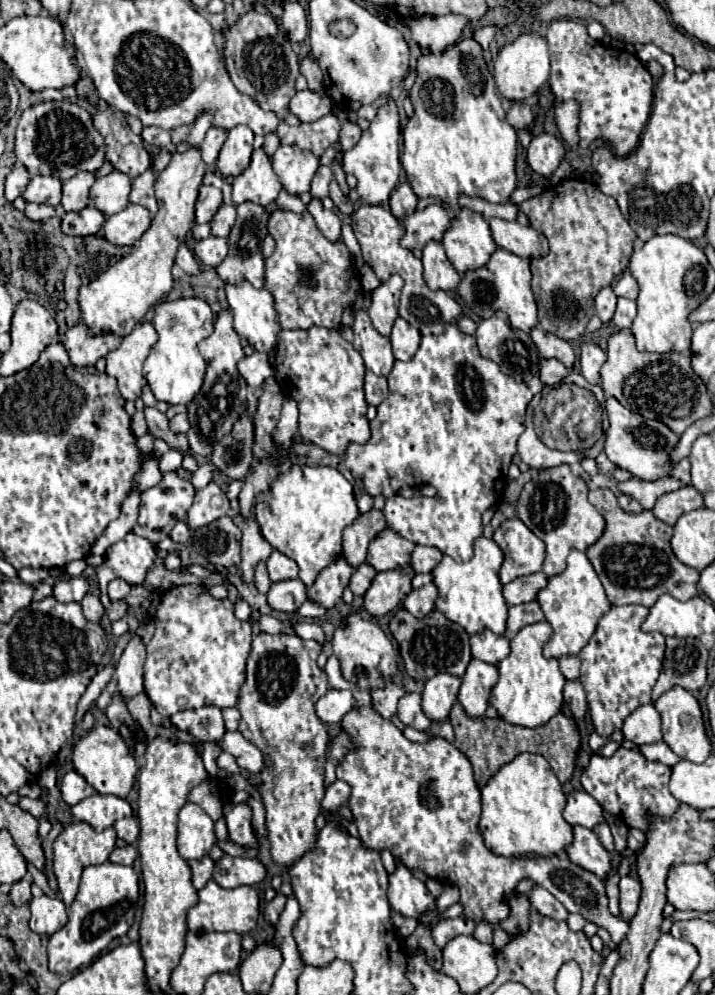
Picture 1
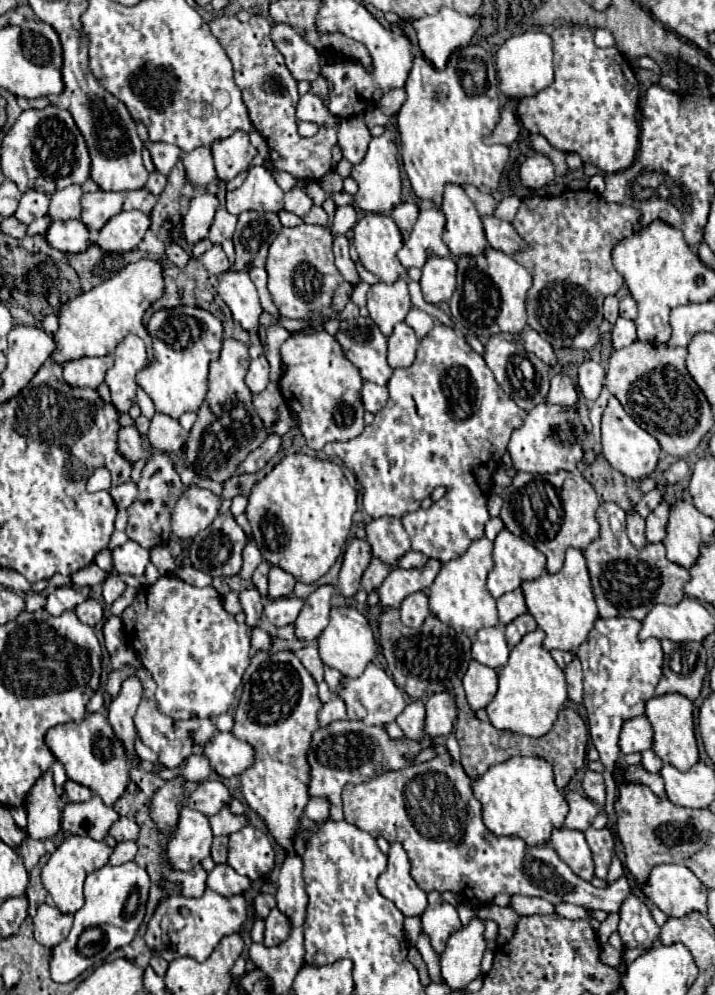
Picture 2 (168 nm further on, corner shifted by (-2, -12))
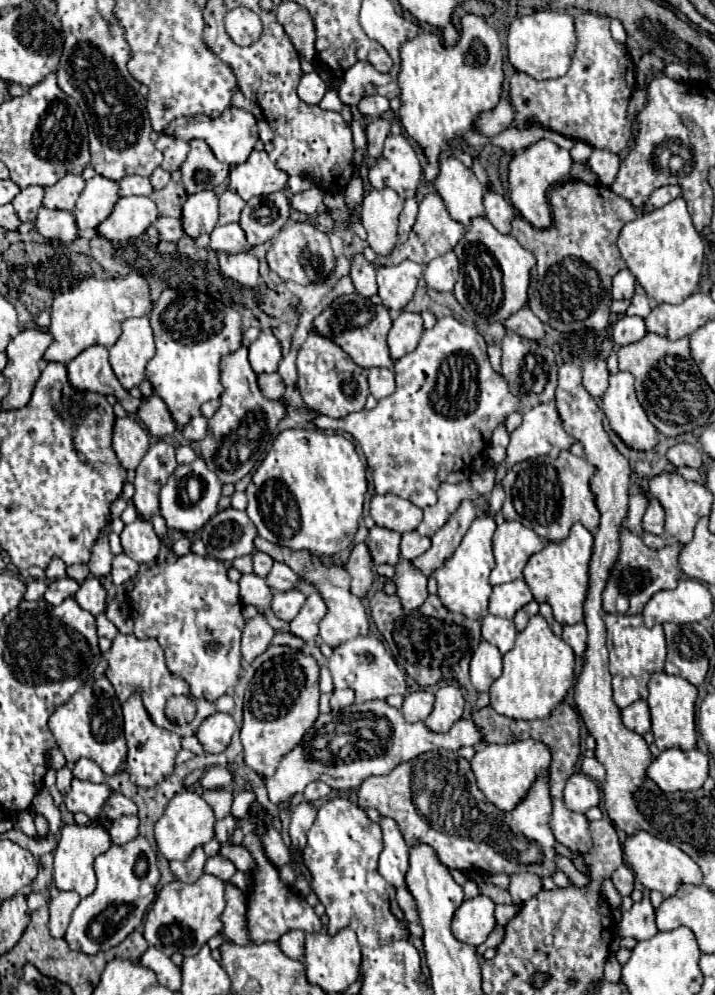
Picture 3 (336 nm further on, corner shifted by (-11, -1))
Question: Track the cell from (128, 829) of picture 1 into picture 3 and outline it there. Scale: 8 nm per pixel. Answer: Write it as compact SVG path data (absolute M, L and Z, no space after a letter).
M111 790L105 806L103 806L103 814L105 818L109 820L117 820L121 816L127 816L127 814L137 814L137 806L133 806L133 802L129 798L125 798L121 792L117 790Z

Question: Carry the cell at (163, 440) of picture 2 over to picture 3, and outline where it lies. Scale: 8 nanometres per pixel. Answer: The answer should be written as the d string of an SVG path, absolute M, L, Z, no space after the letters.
M155 394L143 398L143 404L135 412L135 416L139 418L139 422L145 424L145 428L153 436L159 436L159 438L173 434L177 430L177 426L173 426L173 418L169 418L169 410L165 402L161 402L161 398L157 398Z

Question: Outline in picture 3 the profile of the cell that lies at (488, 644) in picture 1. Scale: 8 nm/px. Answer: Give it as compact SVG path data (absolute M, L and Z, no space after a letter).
M487 614L483 618L483 628L481 630L483 630L483 638L487 642L491 642L493 646L497 646L501 654L505 654L513 648L513 642L515 642L515 636L517 636L513 620Z

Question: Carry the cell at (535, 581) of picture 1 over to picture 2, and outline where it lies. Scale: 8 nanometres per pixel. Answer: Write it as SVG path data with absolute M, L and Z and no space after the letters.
M516 589L512 593L506 593L506 595L498 597L496 605L498 605L500 625L508 625L512 619L516 619L516 617L520 617L520 615L524 615L528 611L526 603L524 603L522 589Z

